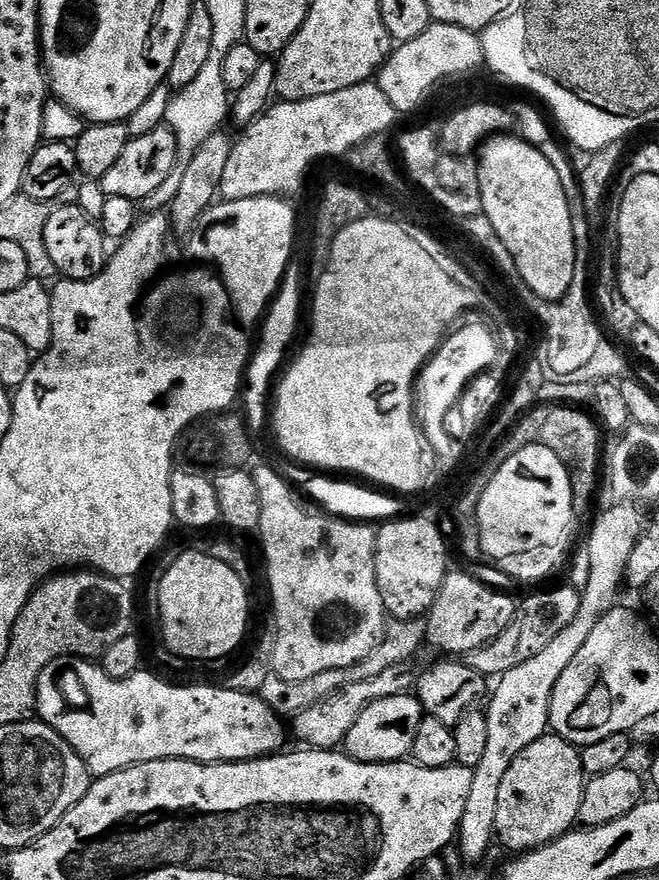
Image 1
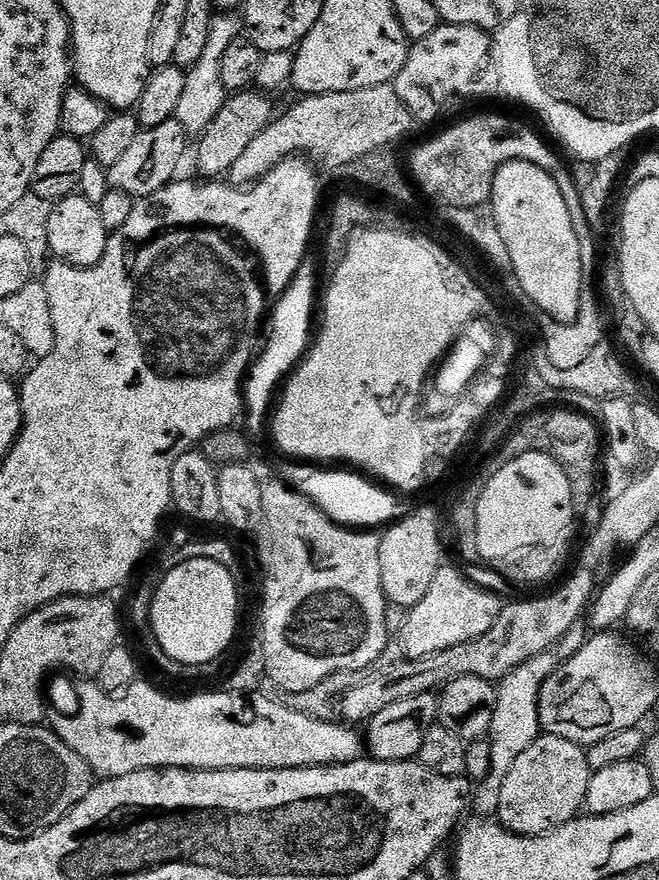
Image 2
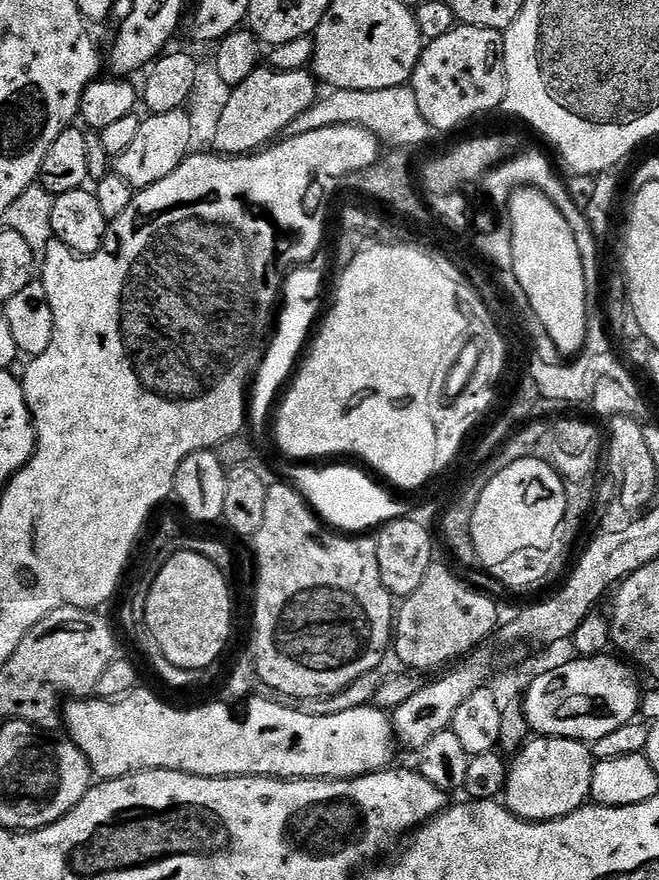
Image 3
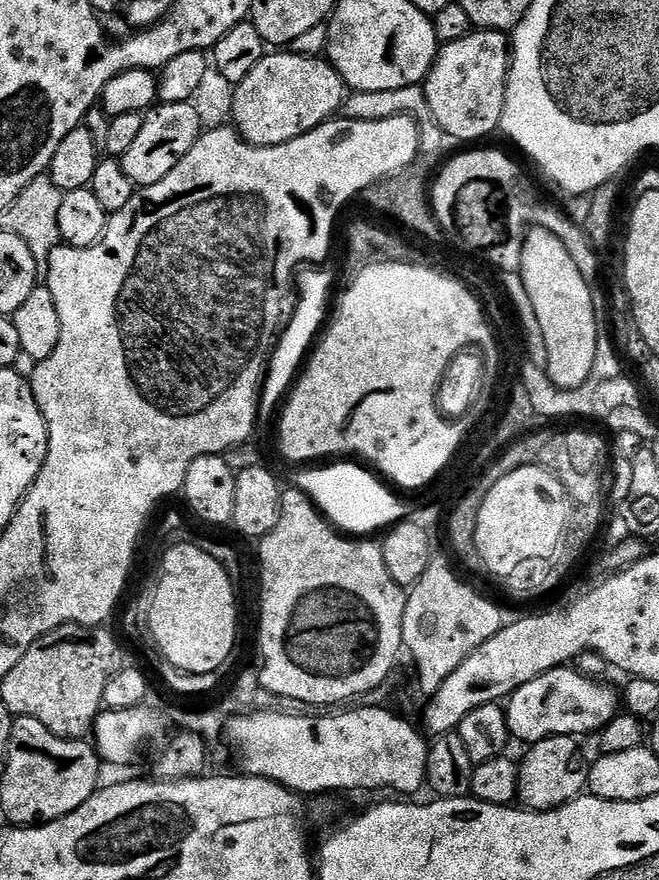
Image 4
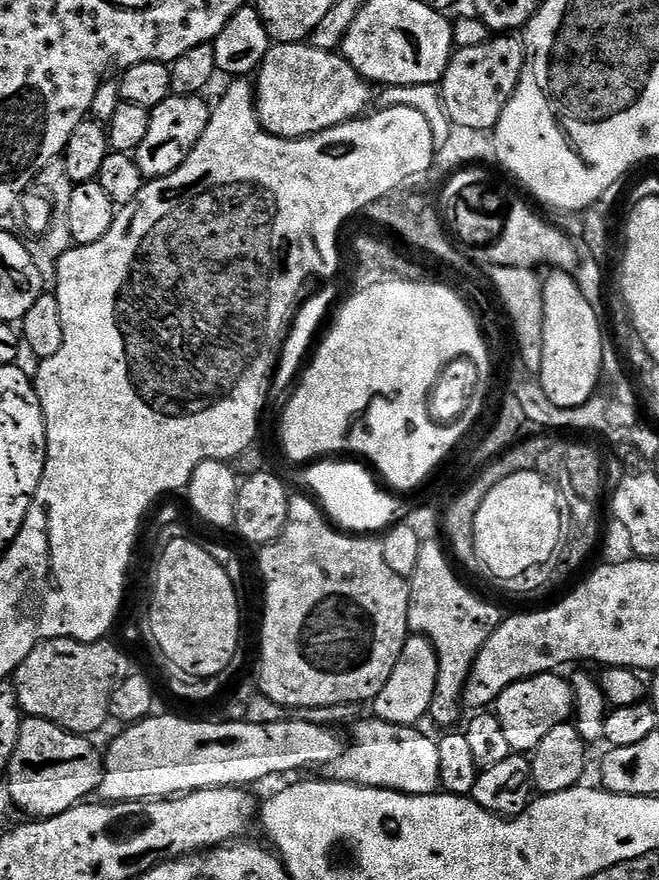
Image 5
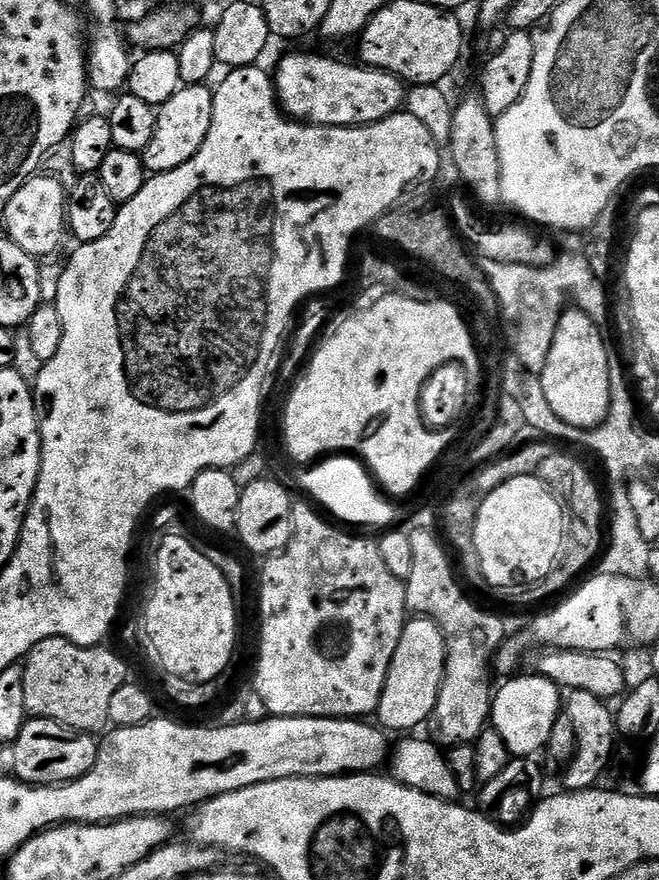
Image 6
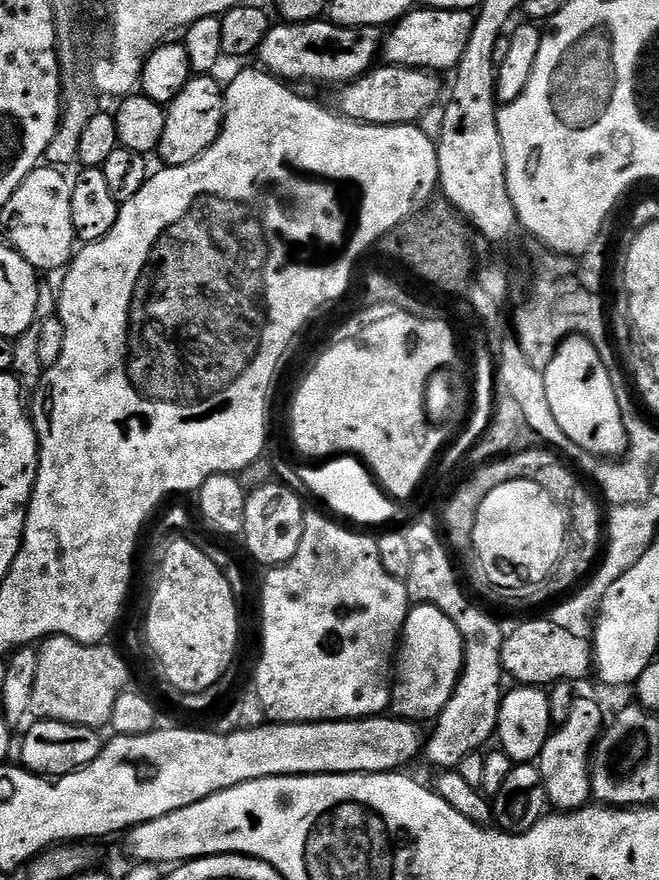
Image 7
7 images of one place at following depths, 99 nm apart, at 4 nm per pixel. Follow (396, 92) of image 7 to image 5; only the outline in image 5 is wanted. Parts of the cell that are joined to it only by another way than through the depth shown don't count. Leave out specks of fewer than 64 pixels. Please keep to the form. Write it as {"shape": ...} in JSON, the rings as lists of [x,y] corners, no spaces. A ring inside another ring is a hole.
{"shape":[[[301,42],[298,44],[273,43],[271,47],[269,47],[263,64],[260,65],[254,76],[254,99],[256,102],[256,117],[258,118],[258,122],[272,136],[281,136],[287,140],[300,140],[304,136],[313,136],[322,130],[330,130],[334,126],[345,124],[348,120],[363,117],[365,113],[369,111],[368,103],[370,103],[371,100],[373,103],[374,100],[374,92],[372,96],[371,91],[373,92],[373,89],[370,87],[368,81],[364,80],[358,73],[356,73],[354,66],[350,66],[350,62],[345,60],[339,51],[327,52],[326,50],[318,50],[317,48],[312,47],[311,43],[308,42]]]}

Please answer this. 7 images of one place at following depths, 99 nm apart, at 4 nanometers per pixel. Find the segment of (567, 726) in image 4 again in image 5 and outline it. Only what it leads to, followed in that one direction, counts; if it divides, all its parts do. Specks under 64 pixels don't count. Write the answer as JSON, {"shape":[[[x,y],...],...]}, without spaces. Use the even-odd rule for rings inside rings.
{"shape":[[[544,672],[540,676],[531,676],[517,684],[511,684],[509,688],[497,698],[494,705],[494,715],[502,722],[502,731],[506,734],[506,742],[510,742],[513,753],[528,754],[532,749],[554,730],[554,726],[565,723],[573,715],[574,705],[572,702],[572,686],[563,675]]]}

